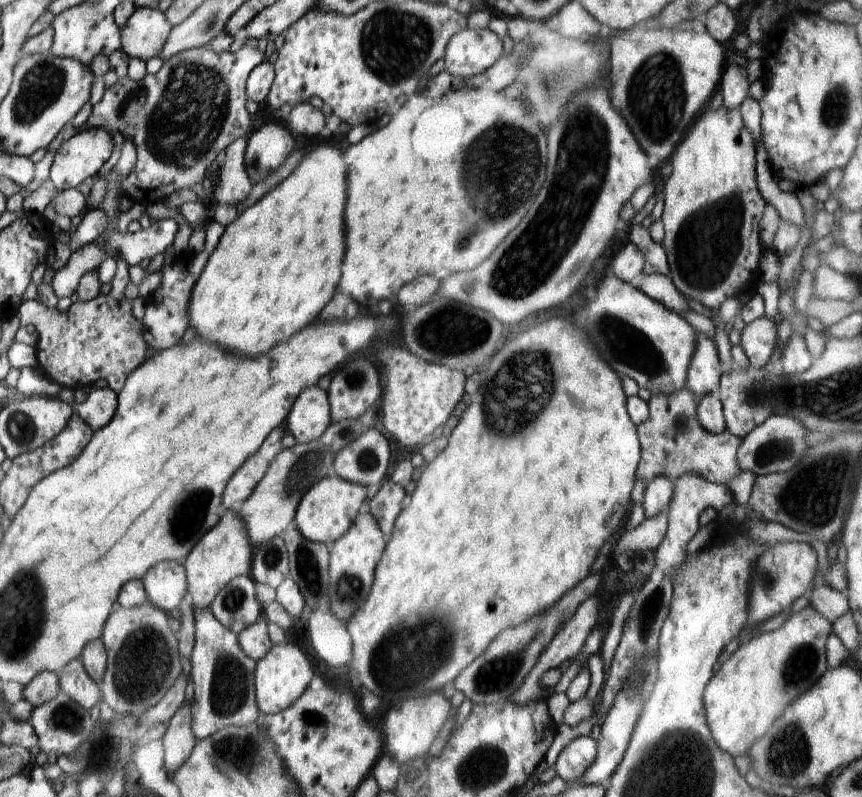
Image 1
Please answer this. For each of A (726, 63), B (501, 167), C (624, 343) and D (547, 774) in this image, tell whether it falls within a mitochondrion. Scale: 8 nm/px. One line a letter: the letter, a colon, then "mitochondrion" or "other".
A: other
B: mitochondrion
C: mitochondrion
D: other

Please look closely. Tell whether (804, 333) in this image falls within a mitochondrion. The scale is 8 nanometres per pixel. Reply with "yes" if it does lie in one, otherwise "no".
no

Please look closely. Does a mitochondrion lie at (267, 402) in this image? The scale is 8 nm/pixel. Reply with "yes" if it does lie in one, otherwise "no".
no

